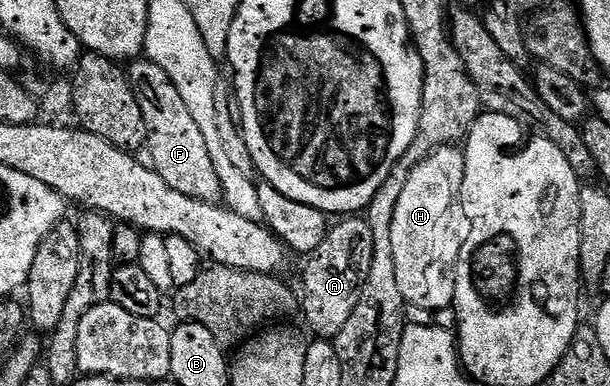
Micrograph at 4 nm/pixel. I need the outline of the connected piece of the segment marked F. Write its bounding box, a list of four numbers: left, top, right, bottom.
[125,59,222,202]

